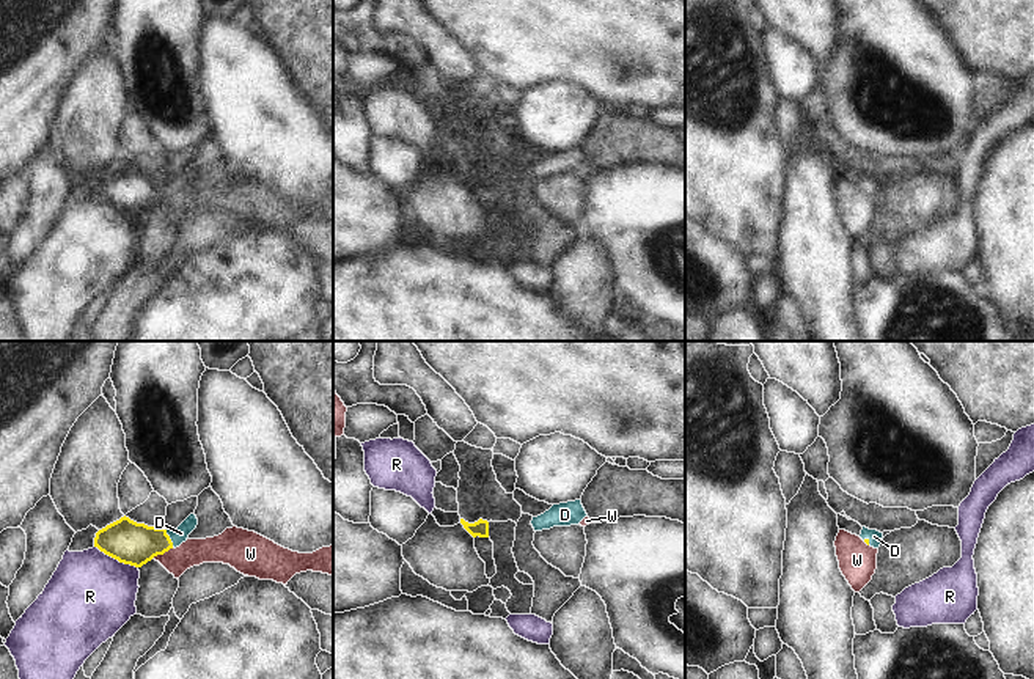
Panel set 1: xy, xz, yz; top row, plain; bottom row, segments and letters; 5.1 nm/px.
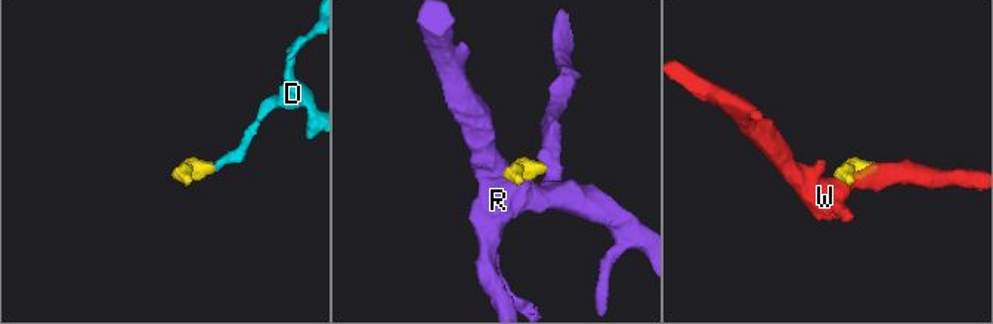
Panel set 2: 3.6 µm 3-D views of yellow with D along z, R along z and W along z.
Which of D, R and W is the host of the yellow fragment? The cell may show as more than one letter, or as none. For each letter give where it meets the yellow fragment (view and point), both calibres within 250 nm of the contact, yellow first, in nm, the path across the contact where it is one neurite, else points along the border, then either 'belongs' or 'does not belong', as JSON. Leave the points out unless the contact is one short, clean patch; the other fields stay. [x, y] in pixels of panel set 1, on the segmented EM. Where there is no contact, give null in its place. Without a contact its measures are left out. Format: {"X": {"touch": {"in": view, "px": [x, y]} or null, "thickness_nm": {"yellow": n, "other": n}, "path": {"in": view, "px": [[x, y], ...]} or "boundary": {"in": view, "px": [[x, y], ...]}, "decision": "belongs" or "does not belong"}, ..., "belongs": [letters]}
{"D": {"touch": {"in": "xy", "px": [168, 538]}, "thickness_nm": {"yellow": 220, "other": 80}, "path": {"in": "xy", "px": [[129, 543], [168, 538], [181, 533]]}, "decision": "belongs"}, "R": {"touch": {"in": "xy", "px": [117, 558]}, "thickness_nm": {"yellow": 220, "other": 440}, "boundary": {"in": "xy", "px": [[95, 546], [120, 561], [137, 568]]}, "decision": "does not belong"}, "W": {"touch": {"in": "xy", "px": [162, 554]}, "thickness_nm": {"yellow": 220, "other": 140}, "boundary": {"in": "xy", "px": [[173, 547], [151, 558]]}, "decision": "does not belong"}, "belongs": ["D"]}

